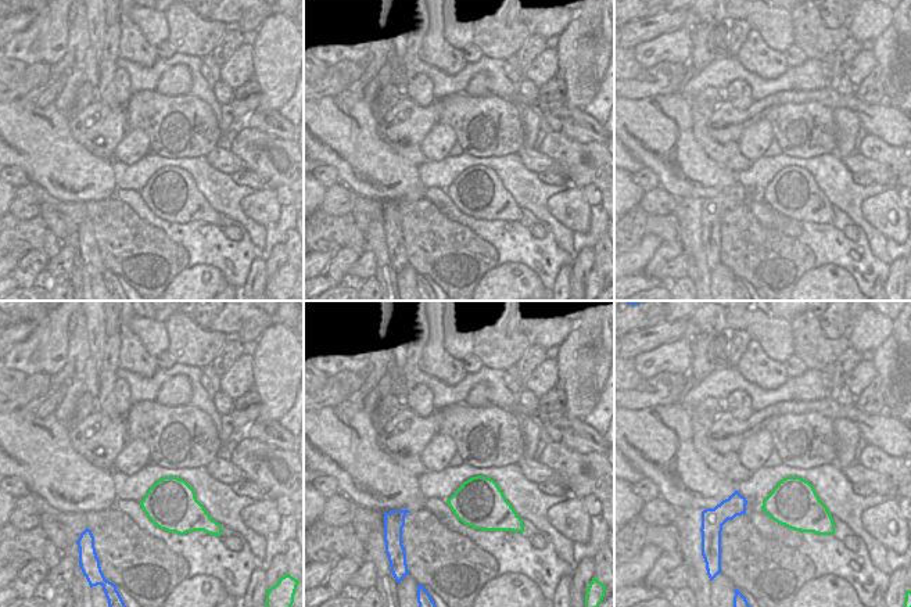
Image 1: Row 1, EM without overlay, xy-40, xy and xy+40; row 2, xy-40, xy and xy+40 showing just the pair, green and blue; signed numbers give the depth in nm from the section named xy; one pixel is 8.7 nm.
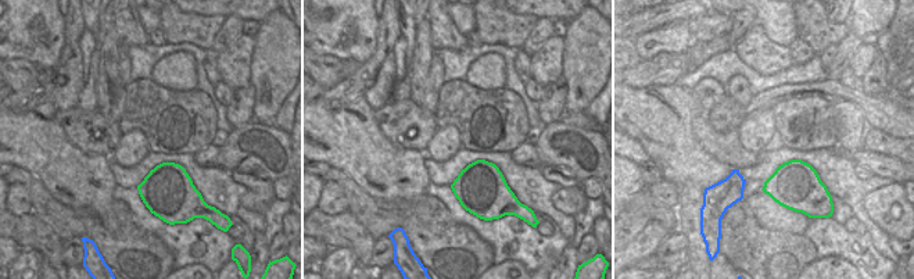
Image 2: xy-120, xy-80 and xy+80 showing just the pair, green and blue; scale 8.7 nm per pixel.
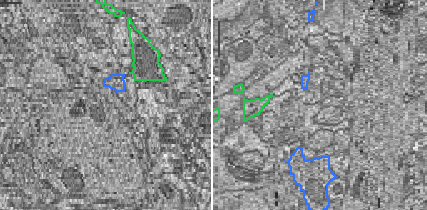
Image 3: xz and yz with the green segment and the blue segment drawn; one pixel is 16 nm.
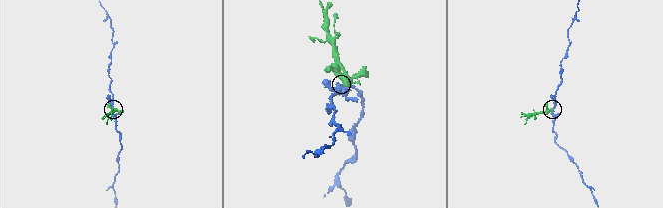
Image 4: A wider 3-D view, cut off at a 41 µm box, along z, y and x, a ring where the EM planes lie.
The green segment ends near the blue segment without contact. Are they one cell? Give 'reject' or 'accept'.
reject

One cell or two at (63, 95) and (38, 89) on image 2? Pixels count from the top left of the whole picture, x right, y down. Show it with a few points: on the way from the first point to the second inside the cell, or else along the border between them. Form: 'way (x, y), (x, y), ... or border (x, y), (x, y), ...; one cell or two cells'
border (57, 68), (54, 89), (50, 97); two cells

